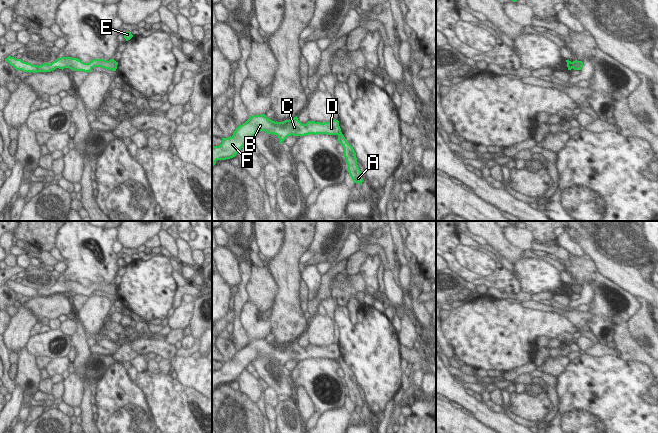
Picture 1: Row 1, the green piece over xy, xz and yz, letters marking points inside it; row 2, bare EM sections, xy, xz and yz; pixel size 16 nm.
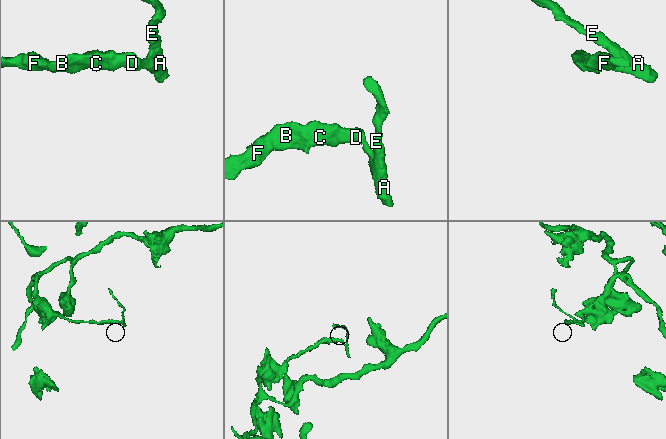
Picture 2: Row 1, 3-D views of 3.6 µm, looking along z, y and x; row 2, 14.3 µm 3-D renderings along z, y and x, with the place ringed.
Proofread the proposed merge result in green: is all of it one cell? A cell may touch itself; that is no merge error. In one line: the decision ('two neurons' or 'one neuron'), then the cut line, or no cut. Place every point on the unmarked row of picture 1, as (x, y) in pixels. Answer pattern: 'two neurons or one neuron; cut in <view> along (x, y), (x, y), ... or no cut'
two neurons; cut in xz along (340, 355), (337, 358)

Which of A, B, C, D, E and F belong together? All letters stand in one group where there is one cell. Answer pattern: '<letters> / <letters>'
A E / B C D F

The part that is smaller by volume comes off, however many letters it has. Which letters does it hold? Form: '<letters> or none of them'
A, E

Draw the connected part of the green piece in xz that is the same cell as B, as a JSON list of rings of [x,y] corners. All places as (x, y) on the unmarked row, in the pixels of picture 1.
[[[265,338],[249,340],[249,343],[245,347],[236,352],[231,361],[222,362],[222,367],[219,370],[212,370],[212,391],[216,388],[217,384],[226,384],[235,381],[258,355],[277,359],[281,368],[291,359],[338,359],[341,356],[341,352],[339,345],[336,343],[324,347],[308,345],[306,348],[302,348],[297,340],[283,346],[272,345]]]

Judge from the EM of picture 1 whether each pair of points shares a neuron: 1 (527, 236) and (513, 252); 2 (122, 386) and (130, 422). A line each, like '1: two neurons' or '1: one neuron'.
1: two neurons
2: one neuron

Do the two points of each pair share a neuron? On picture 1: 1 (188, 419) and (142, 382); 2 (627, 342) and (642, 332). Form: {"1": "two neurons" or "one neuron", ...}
{"1": "one neuron", "2": "two neurons"}

